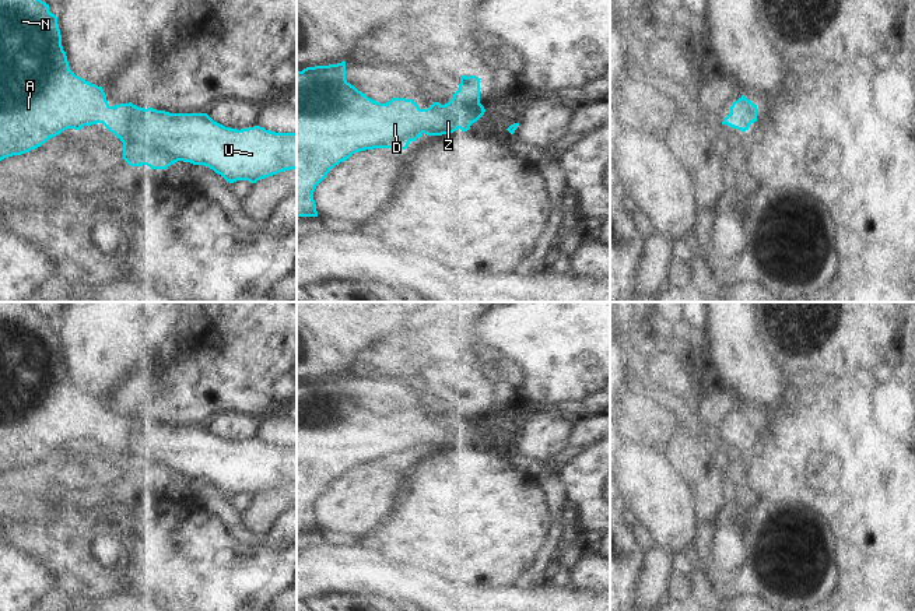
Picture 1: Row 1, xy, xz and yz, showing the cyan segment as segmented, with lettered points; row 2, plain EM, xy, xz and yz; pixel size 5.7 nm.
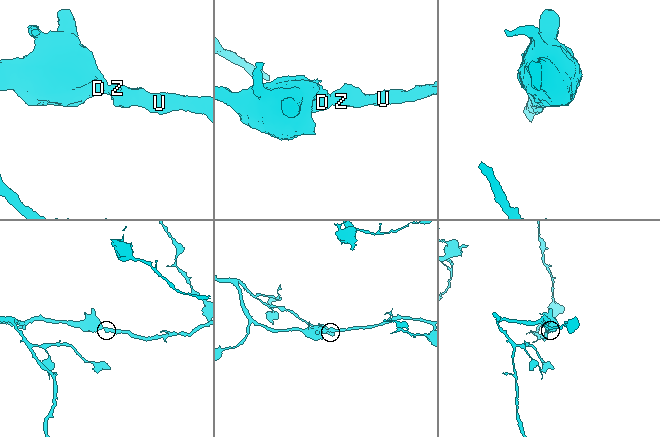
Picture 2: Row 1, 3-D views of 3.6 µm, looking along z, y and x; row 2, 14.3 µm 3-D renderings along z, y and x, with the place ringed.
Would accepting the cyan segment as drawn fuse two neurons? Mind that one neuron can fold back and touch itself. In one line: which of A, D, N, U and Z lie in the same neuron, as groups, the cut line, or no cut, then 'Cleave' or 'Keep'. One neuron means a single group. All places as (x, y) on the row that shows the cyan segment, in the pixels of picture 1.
Groups: A D N U Z. No split. Keep.

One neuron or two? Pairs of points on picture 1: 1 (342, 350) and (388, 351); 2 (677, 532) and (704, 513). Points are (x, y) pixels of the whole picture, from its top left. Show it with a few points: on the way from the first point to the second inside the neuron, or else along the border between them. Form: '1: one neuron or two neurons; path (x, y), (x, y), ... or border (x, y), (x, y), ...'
1: two neurons; border (386, 336), (367, 347), (356, 358), (354, 365)
2: two neurons; border (693, 506), (698, 522), (705, 529)

